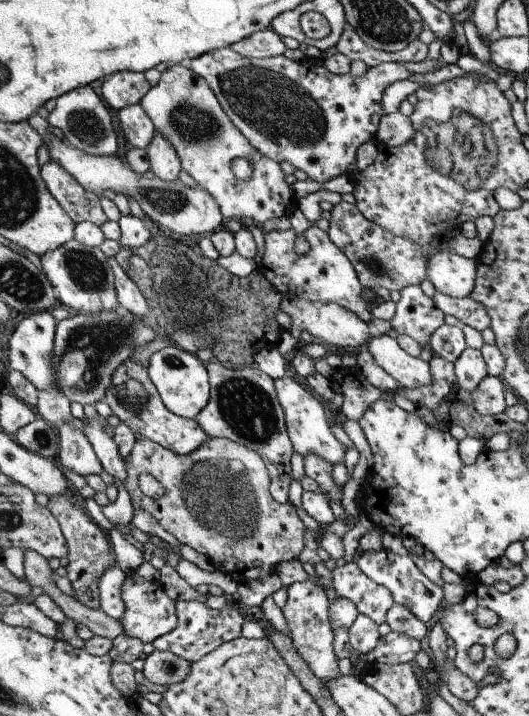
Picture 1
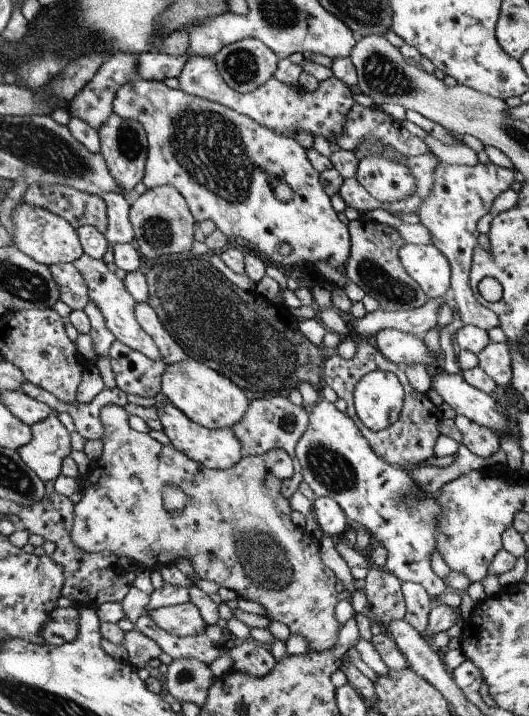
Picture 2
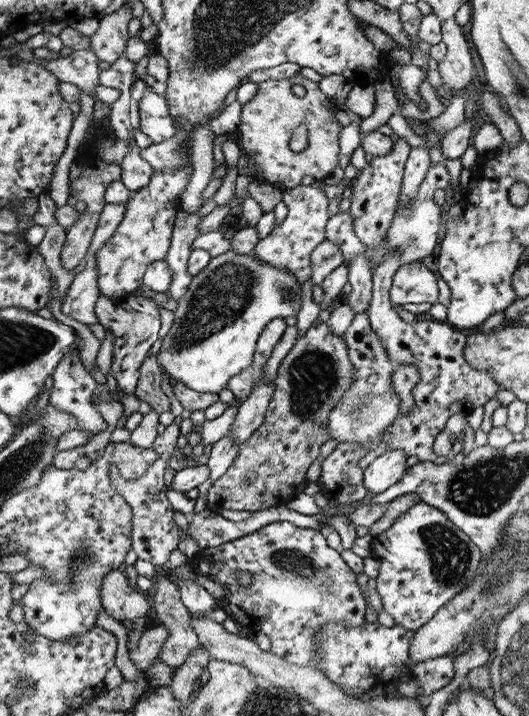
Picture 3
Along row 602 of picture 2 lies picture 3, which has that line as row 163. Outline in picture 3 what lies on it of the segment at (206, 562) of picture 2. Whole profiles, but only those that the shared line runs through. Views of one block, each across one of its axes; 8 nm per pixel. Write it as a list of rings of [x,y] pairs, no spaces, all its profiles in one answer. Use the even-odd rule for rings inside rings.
[[[297,74],[283,80],[266,80],[257,84],[256,93],[247,104],[241,106],[239,124],[237,125],[236,144],[241,154],[253,159],[261,169],[264,181],[276,189],[282,190],[301,185],[303,176],[311,176],[313,179],[327,177],[336,167],[338,159],[338,134],[341,130],[339,123],[335,120],[333,112],[327,110],[328,104],[335,103],[328,99],[318,87],[318,84]],[[291,84],[300,84],[305,90],[303,97],[296,97],[291,92]],[[300,124],[304,124],[307,130],[307,147],[299,152],[292,152],[287,145],[291,132]]]

